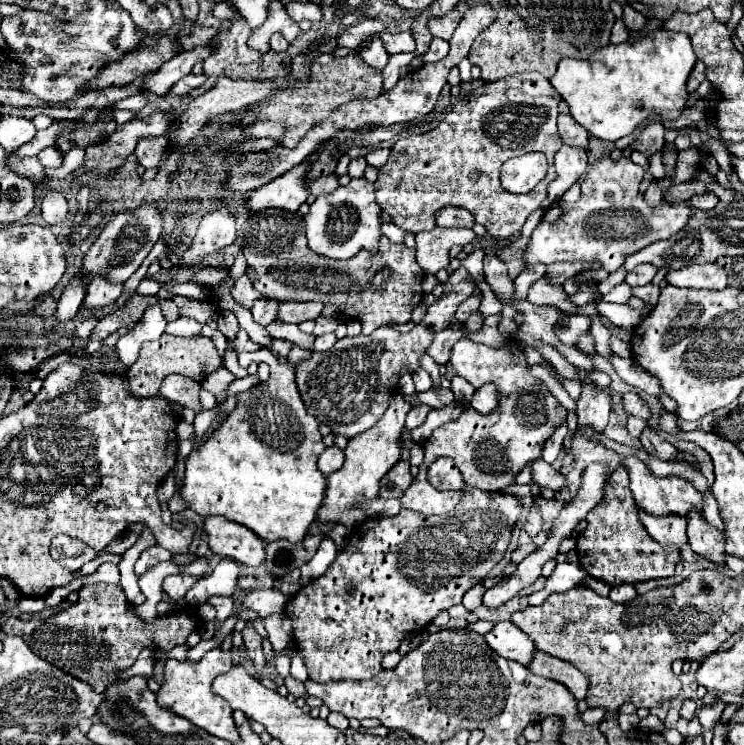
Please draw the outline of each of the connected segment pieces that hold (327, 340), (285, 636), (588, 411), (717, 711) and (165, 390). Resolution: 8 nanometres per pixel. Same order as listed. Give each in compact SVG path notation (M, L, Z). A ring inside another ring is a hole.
M323 333L321 337L315 339L315 345L313 345L313 351L329 351L333 345L335 345L337 337L335 333Z
M274 613L263 619L263 623L265 628L272 628L268 638L273 643L273 653L281 653L291 641L291 621L283 613Z
M583 385L583 395L577 401L577 417L579 417L579 427L591 427L593 431L601 433L607 425L611 411L611 399L605 391L599 387L589 389Z
M715 701L713 705L705 705L705 707L699 711L697 719L699 719L699 723L701 723L705 729L713 729L713 727L719 723L719 719L721 719L723 709L725 709L725 703Z
M169 375L165 383L159 389L159 395L165 397L171 403L177 403L181 407L189 407L195 413L201 413L201 401L199 401L201 385L189 377L183 375Z

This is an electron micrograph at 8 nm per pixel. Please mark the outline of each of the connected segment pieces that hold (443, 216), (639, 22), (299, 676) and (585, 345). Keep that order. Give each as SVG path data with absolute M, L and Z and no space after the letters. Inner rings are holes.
M445 207L437 215L437 225L439 227L467 227L471 229L475 225L475 219L469 211L457 209L457 207Z
M629 5L625 7L625 11L623 11L623 23L625 23L625 27L629 29L629 31L641 31L643 29L643 25L647 23L647 19L643 17L643 13L637 13L635 9L631 9Z
M293 649L293 657L291 657L291 675L297 681L301 681L301 683L305 683L309 679L307 667L305 667L305 663L303 663L303 659L301 659L301 655L299 655L297 649Z
M591 333L583 335L581 339L577 339L577 349L579 349L581 353L585 353L585 355L593 355L593 353L595 353L595 341L593 341Z

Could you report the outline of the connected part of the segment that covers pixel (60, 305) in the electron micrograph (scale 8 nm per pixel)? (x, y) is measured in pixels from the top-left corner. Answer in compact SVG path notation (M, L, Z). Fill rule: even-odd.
M81 277L71 279L71 283L65 287L63 295L57 301L57 311L55 311L55 321L65 323L73 319L81 307L81 301L85 297L85 287L81 283Z

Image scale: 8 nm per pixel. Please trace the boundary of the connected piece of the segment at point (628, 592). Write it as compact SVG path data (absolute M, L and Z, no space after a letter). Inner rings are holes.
M617 585L617 587L611 587L611 593L609 593L609 599L615 601L615 603L627 603L631 599L635 599L637 593L635 593L635 587L633 585Z

